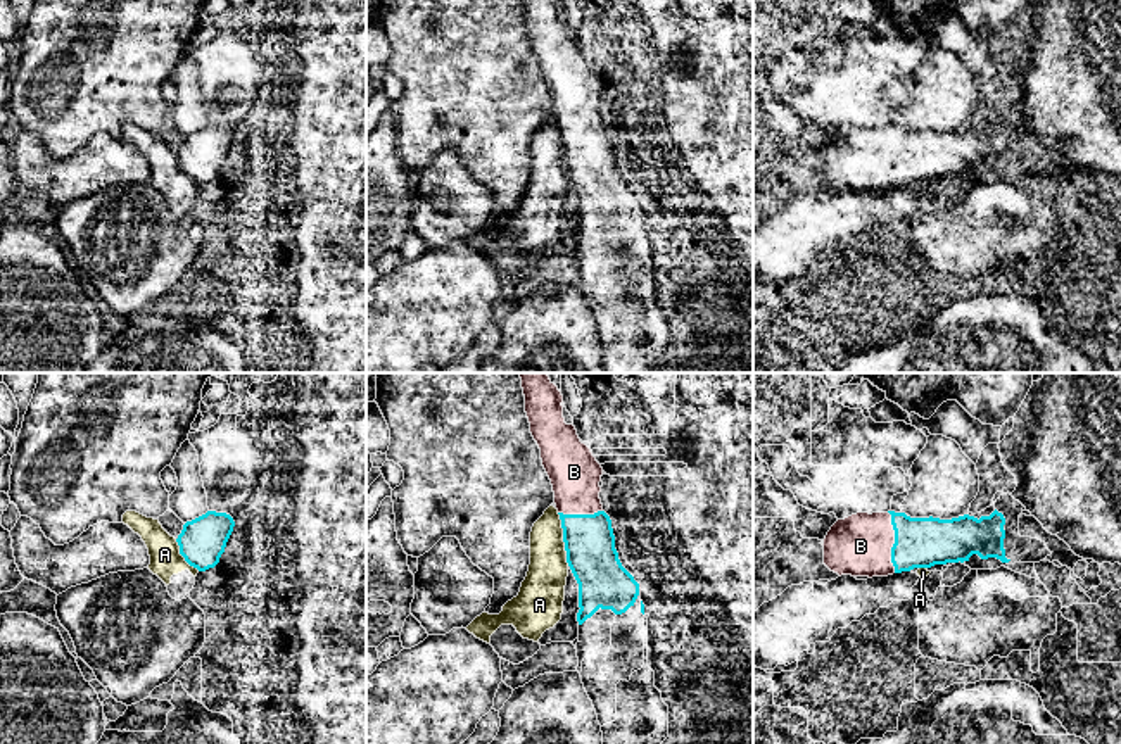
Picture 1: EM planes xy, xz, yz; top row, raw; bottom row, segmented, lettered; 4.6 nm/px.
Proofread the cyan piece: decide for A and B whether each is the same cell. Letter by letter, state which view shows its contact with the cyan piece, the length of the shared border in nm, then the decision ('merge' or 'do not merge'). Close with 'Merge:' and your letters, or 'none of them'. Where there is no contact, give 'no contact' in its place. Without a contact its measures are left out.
A: xz | 260 nm | do not merge
B: yz | 280 nm | merge
Merge: B

